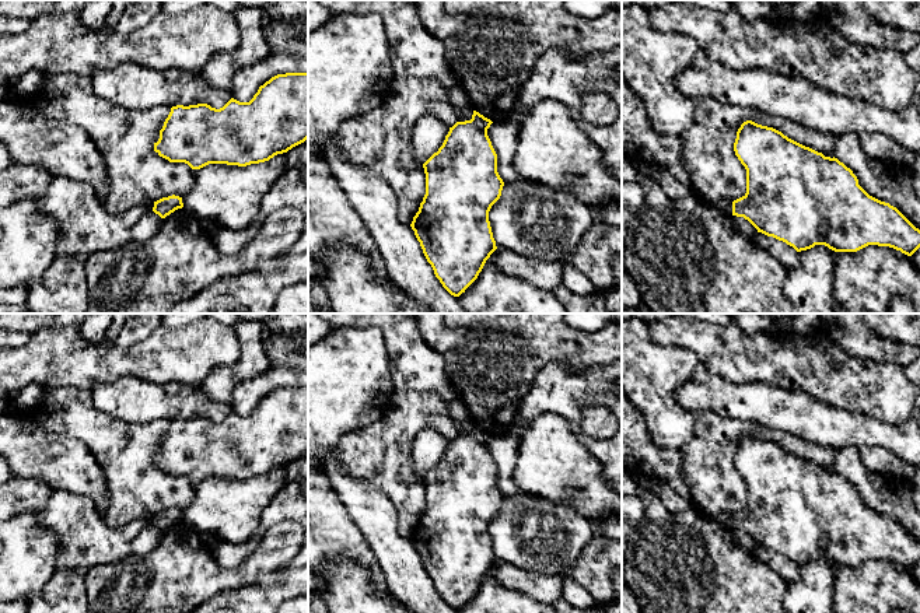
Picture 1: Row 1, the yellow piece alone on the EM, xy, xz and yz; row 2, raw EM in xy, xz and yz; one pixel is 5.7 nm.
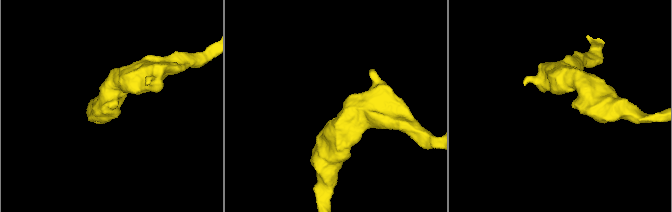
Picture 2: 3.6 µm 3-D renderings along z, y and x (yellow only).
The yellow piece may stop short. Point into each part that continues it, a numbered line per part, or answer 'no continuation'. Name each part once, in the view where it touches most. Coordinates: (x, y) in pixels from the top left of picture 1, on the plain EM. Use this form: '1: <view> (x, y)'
no continuation

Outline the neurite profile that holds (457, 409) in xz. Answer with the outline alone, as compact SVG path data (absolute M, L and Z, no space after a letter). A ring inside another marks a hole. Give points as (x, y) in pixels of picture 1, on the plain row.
M456 396L447 407L452 420L461 423L472 423L472 417L468 413L466 404Z

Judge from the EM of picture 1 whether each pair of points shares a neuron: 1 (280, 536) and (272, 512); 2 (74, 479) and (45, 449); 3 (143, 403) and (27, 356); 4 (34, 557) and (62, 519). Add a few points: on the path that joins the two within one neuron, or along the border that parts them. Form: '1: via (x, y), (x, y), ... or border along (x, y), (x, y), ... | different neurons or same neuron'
1: border along (293, 521), (277, 521), (263, 535), (255, 549) | different neurons
2: via (67, 472), (52, 456) | same neuron
3: border along (130, 377), (101, 382), (91, 389) | different neurons
4: border along (37, 514), (37, 519), (56, 536), (56, 564) | different neurons

